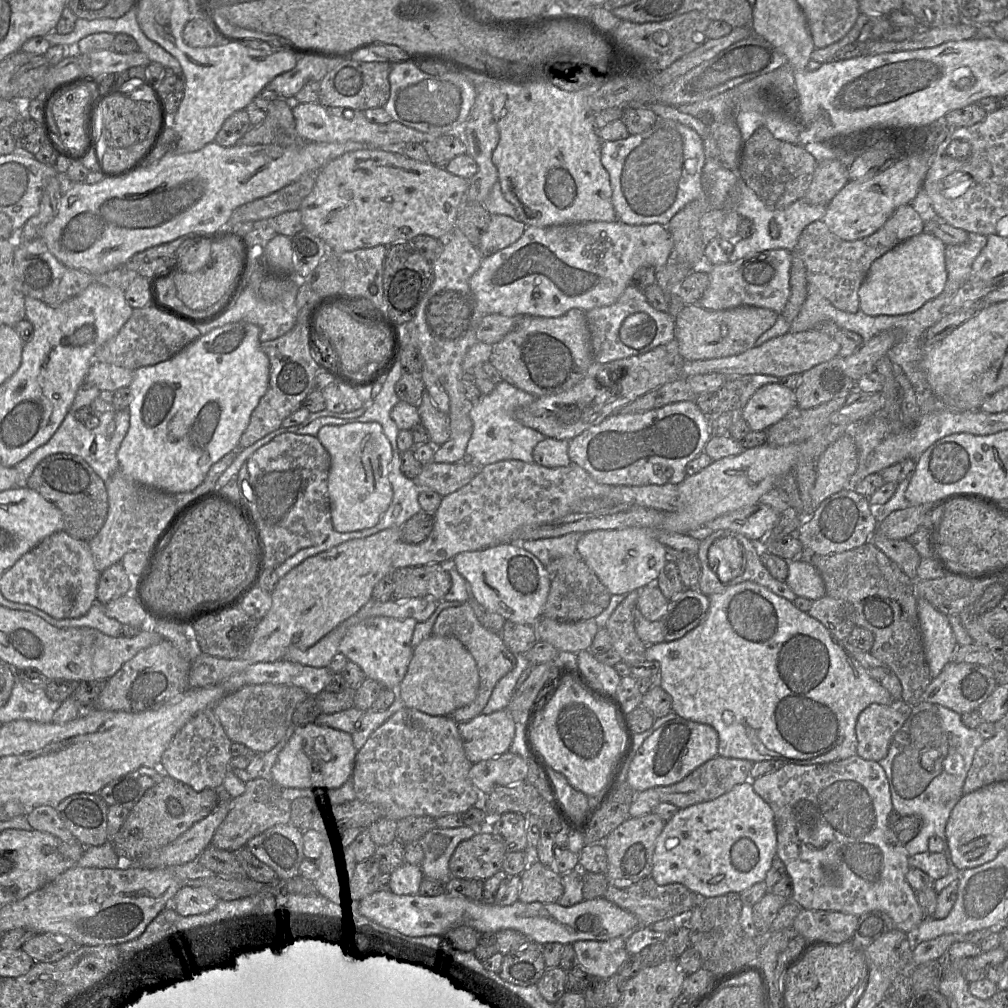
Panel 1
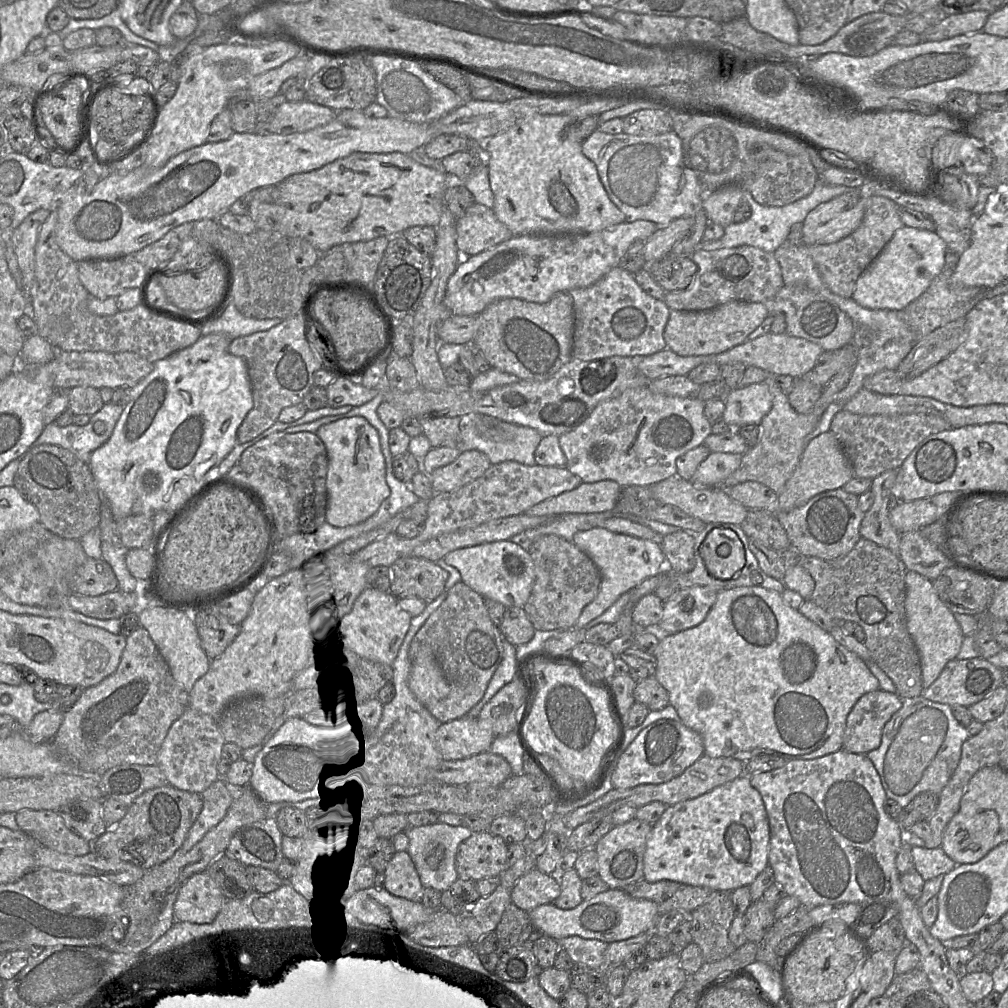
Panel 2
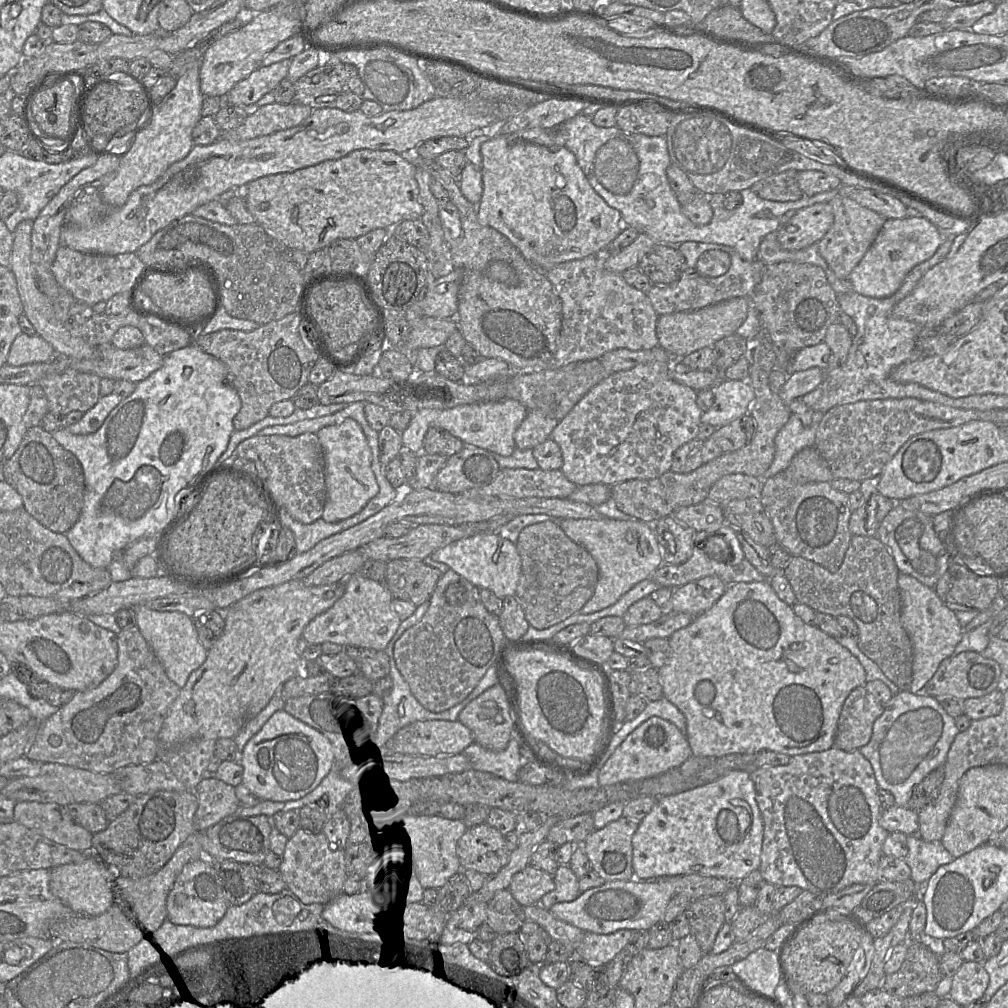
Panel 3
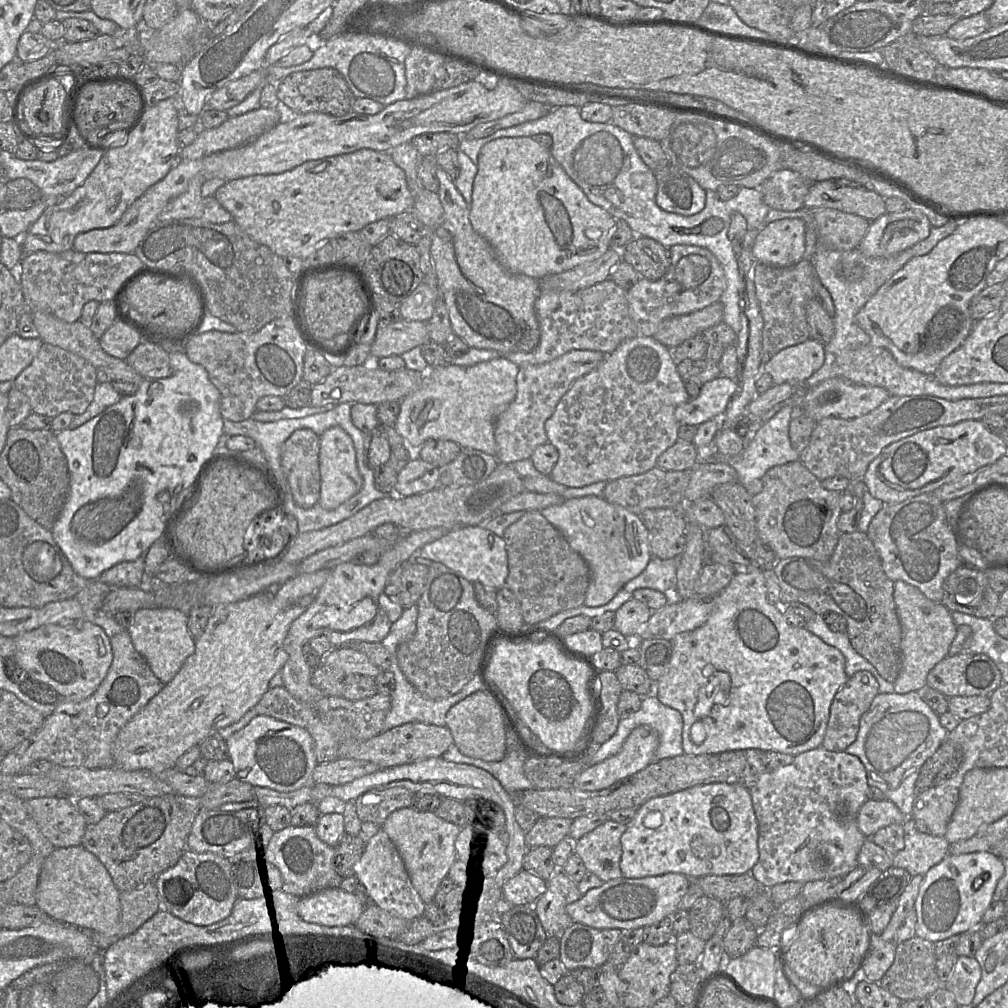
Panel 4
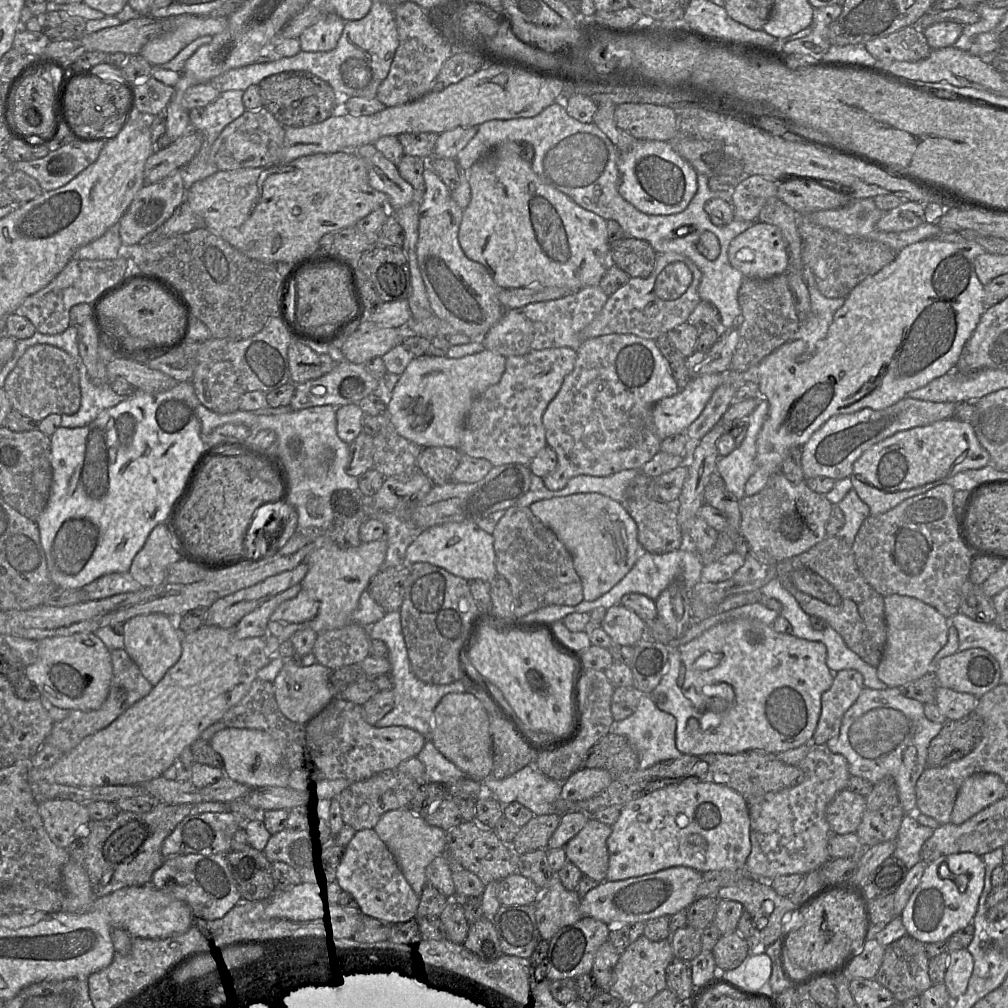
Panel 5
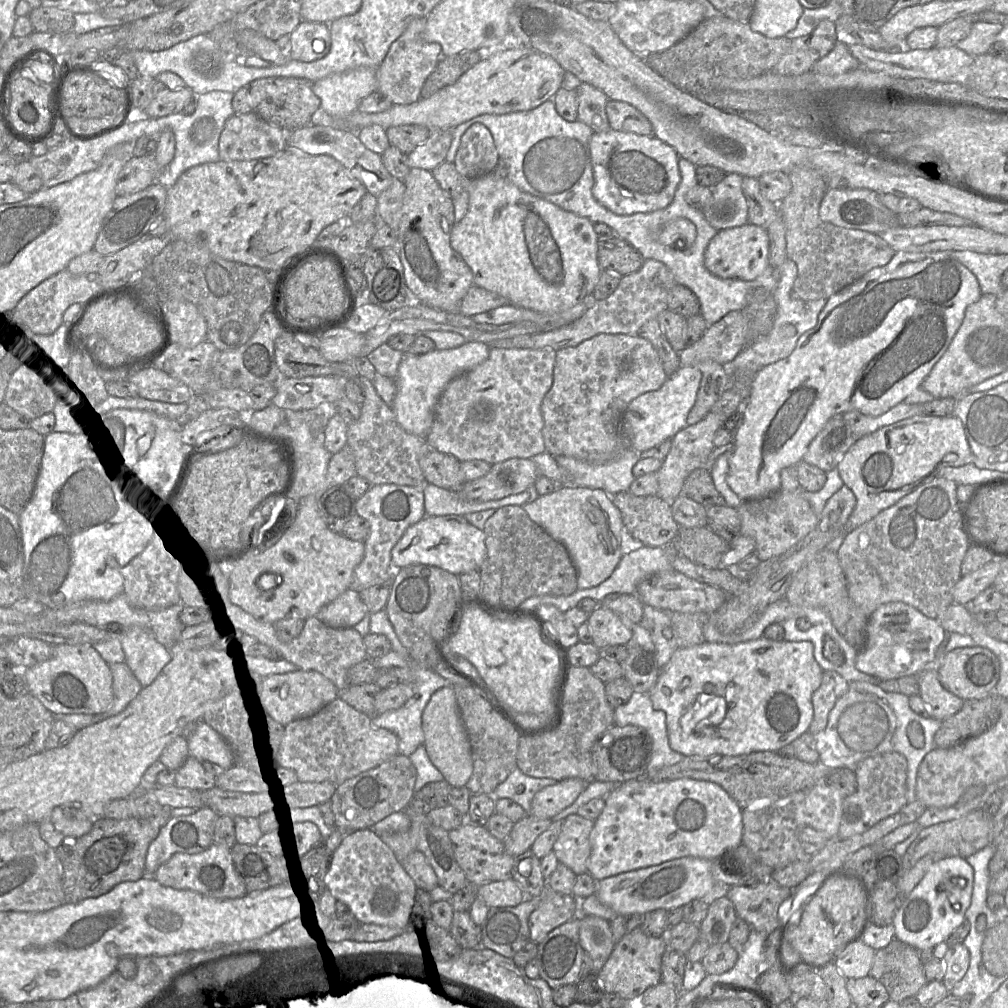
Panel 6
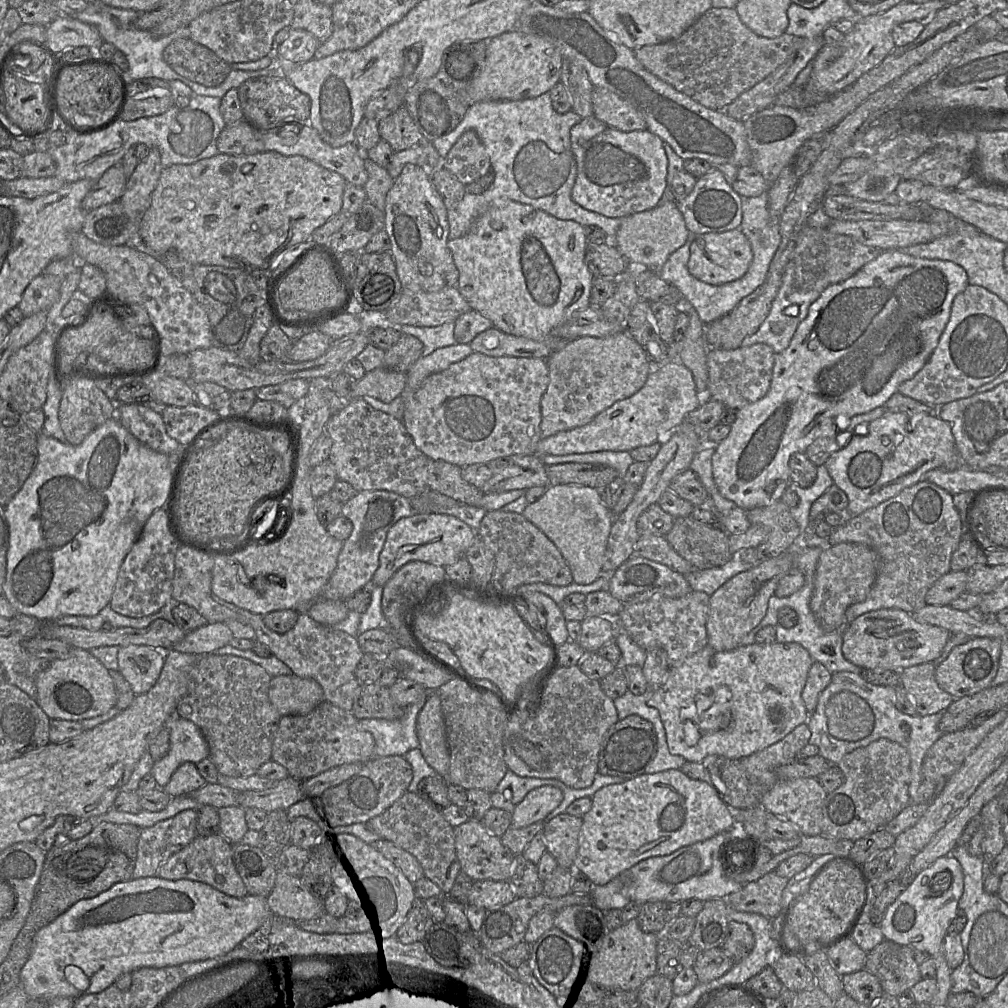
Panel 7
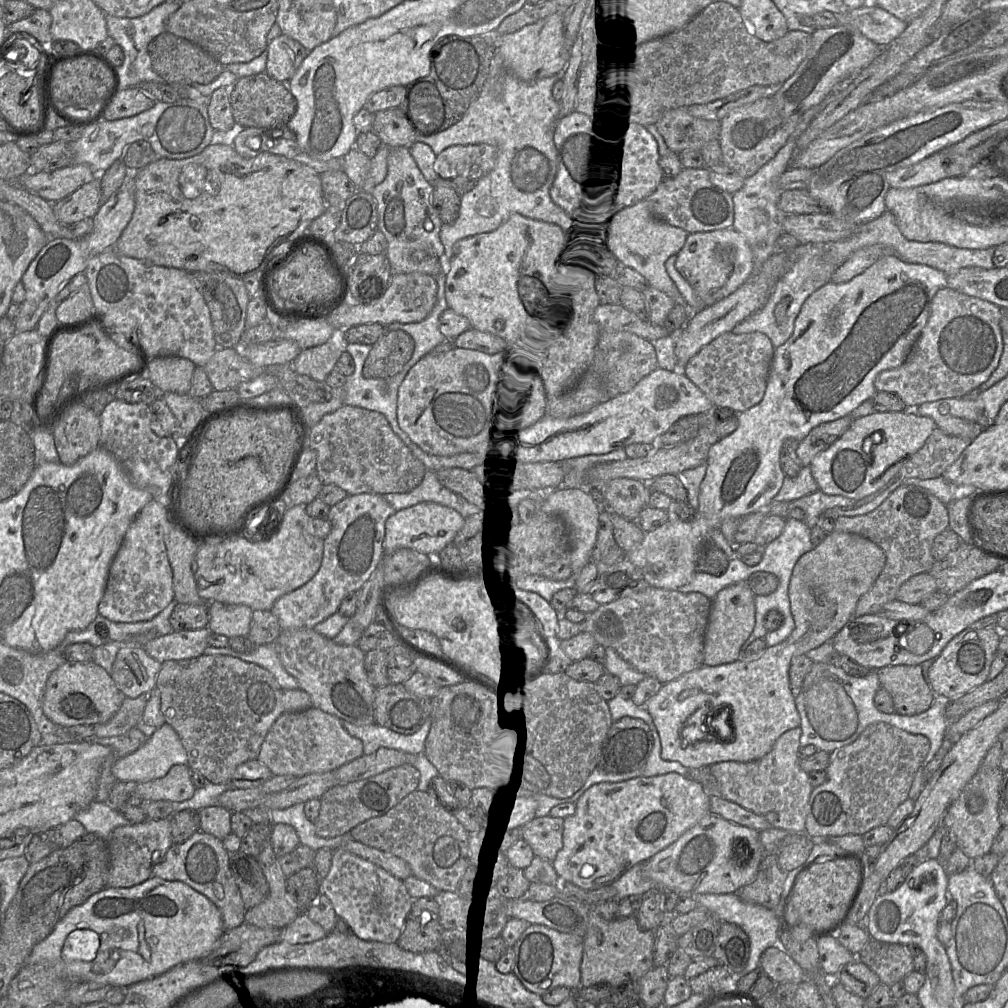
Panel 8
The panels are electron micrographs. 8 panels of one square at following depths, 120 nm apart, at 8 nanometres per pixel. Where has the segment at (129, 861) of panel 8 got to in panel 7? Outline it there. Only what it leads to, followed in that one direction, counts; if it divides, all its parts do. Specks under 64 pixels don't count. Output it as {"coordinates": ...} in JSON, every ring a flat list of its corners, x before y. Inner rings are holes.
{"coordinates":[[185,810,142,829,132,879,156,876,170,856,196,838,197,819,197,810]]}

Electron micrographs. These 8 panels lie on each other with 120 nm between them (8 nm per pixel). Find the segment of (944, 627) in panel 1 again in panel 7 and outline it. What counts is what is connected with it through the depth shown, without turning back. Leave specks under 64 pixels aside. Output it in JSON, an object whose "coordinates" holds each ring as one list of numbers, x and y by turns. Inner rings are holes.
{"coordinates":[[895,608,867,612,842,629,842,652,846,660,862,668,901,671,933,662,946,645,950,632,929,623,917,622,910,613]]}

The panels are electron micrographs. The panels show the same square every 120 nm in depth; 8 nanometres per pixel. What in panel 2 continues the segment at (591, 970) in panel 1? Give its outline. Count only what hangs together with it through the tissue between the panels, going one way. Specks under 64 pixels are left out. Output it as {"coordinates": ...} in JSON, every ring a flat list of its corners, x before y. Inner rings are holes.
{"coordinates":[[568,936,558,940,558,942,575,964,582,964,592,968,605,967,607,942,580,936]]}

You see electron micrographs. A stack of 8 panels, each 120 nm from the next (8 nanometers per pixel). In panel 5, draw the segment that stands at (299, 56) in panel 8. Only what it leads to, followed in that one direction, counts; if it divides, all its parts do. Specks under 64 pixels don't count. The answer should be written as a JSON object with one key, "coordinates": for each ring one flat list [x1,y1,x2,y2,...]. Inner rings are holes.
{"coordinates":[[325,14,299,36,301,51,329,52,333,50,341,37,345,22,336,14]]}

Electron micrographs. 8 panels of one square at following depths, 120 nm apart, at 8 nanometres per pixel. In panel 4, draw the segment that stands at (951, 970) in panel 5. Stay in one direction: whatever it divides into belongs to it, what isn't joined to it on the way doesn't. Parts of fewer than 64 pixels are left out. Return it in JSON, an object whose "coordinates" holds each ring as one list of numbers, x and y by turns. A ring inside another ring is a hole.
{"coordinates":[[960,956,957,958,950,980,944,986,953,993,959,1006,965,1006,972,1003,980,979,981,968,975,957]]}

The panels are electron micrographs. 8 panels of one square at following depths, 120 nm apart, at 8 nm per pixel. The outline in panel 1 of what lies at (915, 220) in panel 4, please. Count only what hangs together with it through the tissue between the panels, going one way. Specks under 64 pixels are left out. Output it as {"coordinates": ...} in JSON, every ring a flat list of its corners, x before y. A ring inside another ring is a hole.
{"coordinates":[[922,232,889,250,870,266,858,294,860,310,870,316,896,316,914,312,937,297,947,281,946,245]]}

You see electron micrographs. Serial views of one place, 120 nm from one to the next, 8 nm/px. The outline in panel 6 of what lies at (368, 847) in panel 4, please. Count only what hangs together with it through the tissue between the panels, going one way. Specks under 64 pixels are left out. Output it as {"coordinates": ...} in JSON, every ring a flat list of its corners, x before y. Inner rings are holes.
{"coordinates":[[372,830,348,834,333,853,327,881,330,893,349,907,358,922,408,930,418,887,393,850]]}

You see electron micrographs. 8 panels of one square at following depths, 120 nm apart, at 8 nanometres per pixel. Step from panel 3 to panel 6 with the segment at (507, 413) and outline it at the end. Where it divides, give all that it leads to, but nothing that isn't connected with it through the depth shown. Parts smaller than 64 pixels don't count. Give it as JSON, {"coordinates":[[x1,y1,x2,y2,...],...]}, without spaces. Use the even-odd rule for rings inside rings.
{"coordinates":[[466,342,453,349,435,349,423,355,404,354,395,379,396,395,391,408,398,424,406,432,425,438,433,423,435,406,447,384,484,362,489,354,490,347,479,342]]}

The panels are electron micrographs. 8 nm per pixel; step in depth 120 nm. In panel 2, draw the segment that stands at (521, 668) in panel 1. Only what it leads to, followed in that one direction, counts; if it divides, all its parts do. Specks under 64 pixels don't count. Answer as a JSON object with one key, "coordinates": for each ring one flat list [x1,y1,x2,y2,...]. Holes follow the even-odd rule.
{"coordinates":[[503,641,503,658,492,676,483,698,466,714,465,718,478,719,484,705,506,684,520,676,520,659,516,658,515,646]]}

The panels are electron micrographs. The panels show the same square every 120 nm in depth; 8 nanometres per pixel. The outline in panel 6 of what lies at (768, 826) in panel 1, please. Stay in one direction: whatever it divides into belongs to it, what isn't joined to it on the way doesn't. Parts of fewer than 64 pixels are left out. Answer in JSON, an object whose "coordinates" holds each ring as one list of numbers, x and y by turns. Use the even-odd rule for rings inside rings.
{"coordinates":[[689,778,662,782,648,779,629,780,619,784,605,797,605,807,594,821,590,834,588,872,599,881,677,858,696,857,716,861,727,851,742,844,742,811,725,790,712,782]]}

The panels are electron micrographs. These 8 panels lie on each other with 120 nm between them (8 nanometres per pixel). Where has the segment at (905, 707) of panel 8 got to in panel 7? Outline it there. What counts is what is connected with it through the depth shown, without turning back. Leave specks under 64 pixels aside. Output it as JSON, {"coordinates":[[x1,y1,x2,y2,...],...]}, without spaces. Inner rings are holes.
{"coordinates":[[926,662,899,672,901,687,913,700,918,716,944,712,954,701,954,697,938,685,935,669,932,662]]}

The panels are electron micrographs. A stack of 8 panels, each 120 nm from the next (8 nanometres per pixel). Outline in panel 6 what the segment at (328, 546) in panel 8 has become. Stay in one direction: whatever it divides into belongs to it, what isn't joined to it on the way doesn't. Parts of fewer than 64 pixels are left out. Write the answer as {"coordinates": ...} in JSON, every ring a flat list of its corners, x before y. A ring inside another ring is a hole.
{"coordinates":[[396,484,371,486,356,500,356,513,369,523,369,534,364,540,365,550,362,561,353,572,349,589,361,593,364,589,389,582,394,575,391,551,411,525,422,520,424,509,424,489]]}

